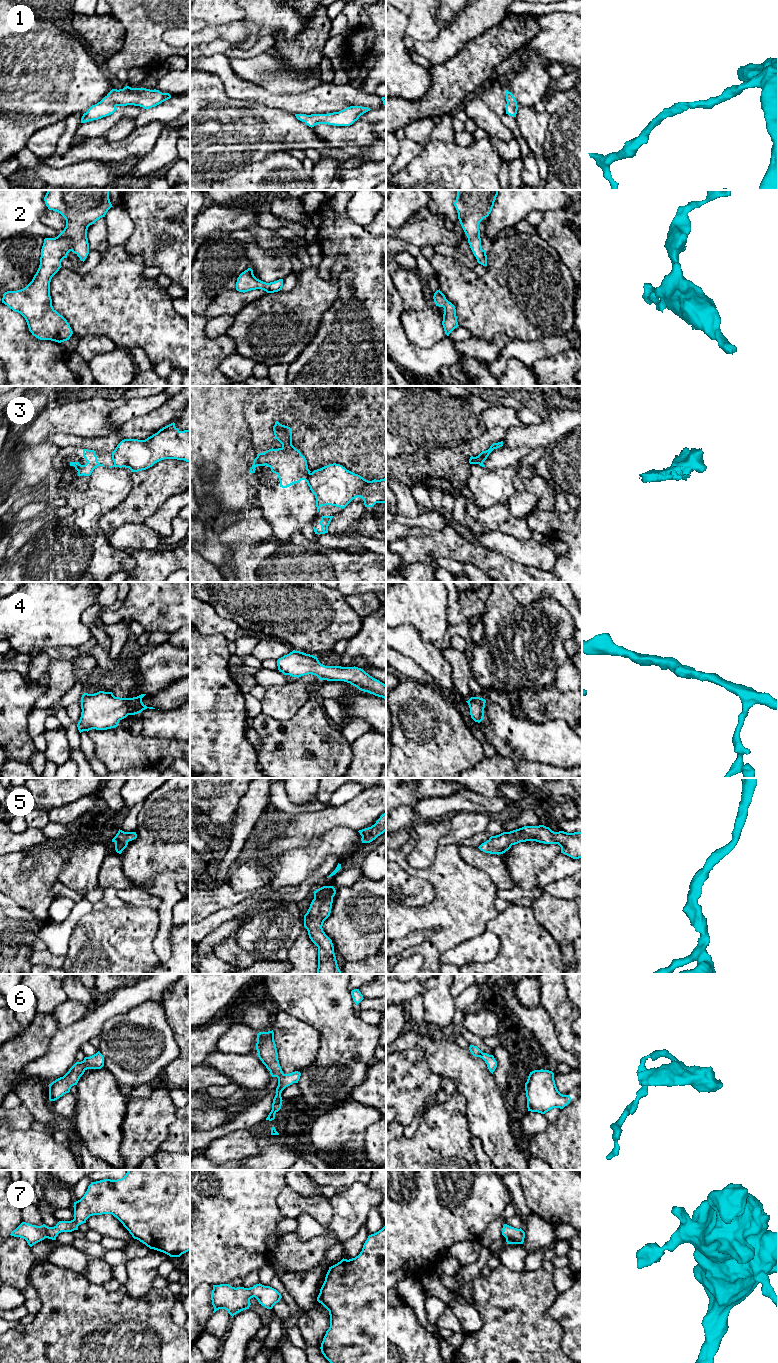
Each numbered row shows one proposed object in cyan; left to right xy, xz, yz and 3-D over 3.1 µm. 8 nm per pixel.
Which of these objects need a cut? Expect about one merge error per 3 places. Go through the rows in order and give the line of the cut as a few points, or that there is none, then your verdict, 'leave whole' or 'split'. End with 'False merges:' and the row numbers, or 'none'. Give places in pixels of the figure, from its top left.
1: no cut | leave whole
2: no cut | leave whole
3: xz (310, 473), (308, 485) | split
4: no cut | leave whole
5: no cut | leave whole
6: no cut | leave whole
7: no cut | leave whole
False merges: 3

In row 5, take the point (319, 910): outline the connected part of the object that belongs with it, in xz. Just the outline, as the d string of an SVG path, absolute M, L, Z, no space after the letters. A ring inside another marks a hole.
M323 886L313 893L314 899L304 915L304 927L311 941L318 947L317 974L341 974L332 940L322 928L324 921L330 916L336 890L333 886Z

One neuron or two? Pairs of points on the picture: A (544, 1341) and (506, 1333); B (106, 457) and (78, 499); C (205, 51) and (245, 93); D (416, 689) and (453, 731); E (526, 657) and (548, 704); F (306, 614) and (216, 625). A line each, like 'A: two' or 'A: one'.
A: one
B: two
C: two
D: one
E: two
F: two

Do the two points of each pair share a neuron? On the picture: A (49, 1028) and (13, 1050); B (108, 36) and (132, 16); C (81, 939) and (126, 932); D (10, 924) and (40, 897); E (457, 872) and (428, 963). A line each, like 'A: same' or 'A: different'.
A: same
B: different
C: same
D: different
E: same

